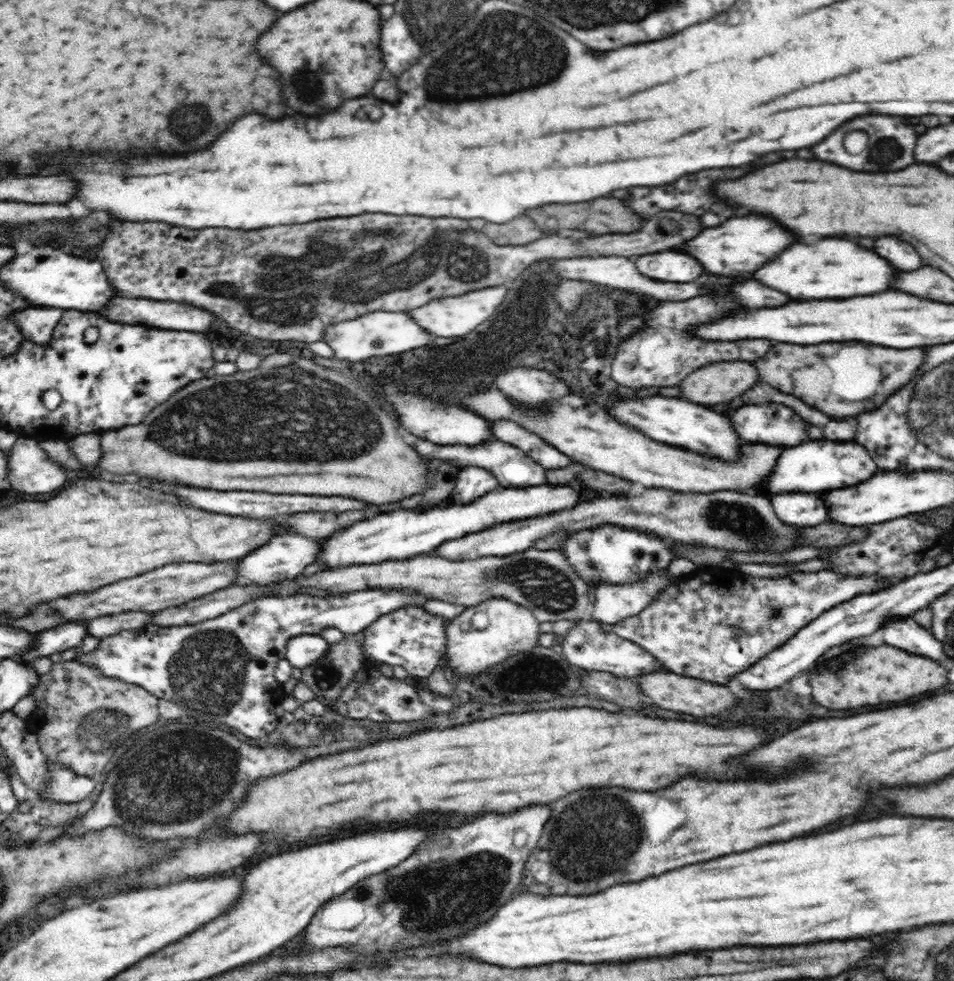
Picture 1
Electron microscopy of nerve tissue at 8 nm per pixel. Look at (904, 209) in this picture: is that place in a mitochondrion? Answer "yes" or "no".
no

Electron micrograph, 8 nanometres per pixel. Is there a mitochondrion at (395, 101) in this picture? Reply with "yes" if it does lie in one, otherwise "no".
no

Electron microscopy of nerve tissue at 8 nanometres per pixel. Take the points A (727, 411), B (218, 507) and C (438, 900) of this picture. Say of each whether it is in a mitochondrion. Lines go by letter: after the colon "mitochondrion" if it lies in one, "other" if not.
A: other
B: other
C: mitochondrion

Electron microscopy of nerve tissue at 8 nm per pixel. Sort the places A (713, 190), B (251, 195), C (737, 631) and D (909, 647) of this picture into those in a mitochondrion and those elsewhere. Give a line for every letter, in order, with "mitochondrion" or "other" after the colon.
A: other
B: other
C: mitochondrion
D: other

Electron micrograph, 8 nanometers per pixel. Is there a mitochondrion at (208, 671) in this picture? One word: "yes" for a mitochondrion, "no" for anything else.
yes

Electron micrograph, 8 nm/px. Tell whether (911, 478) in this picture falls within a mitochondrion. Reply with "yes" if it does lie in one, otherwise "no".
no

